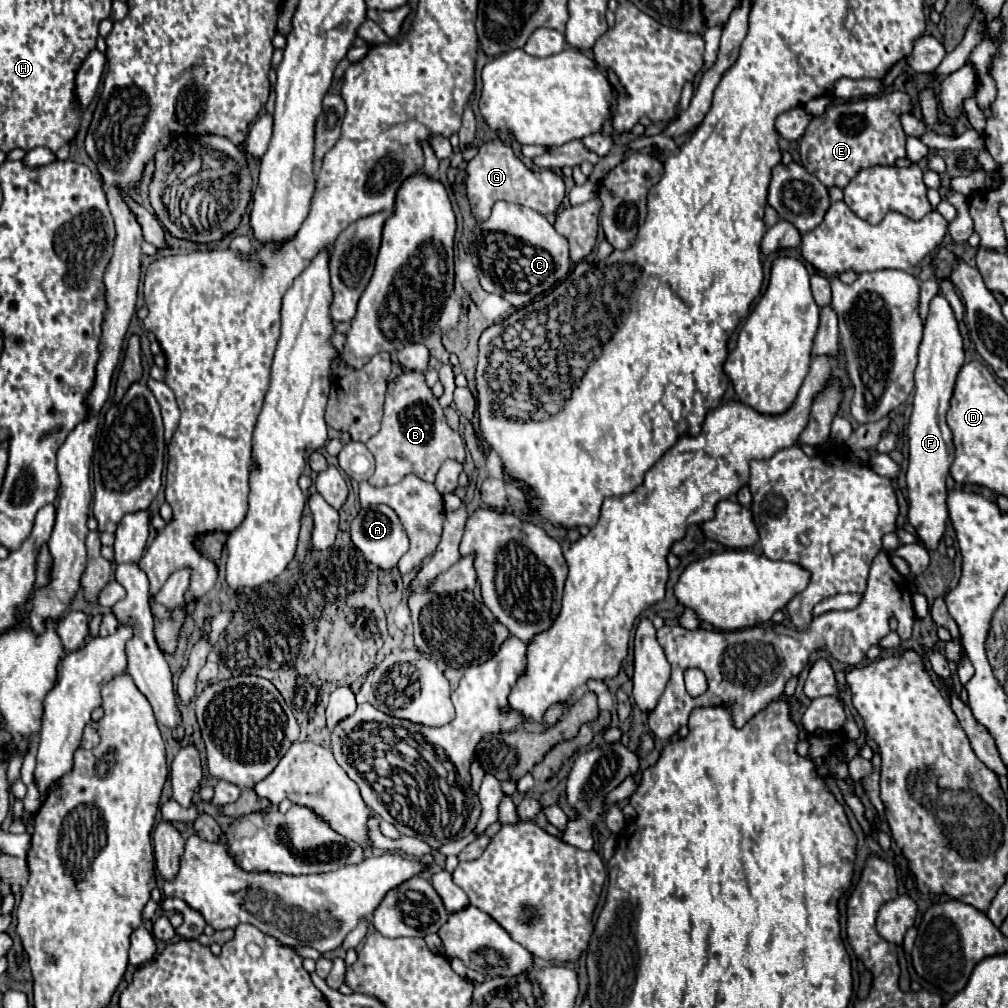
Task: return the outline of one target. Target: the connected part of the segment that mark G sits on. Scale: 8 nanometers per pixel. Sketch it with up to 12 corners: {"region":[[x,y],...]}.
{"region":[[500,138],[466,166],[476,222],[498,200],[544,216],[562,206],[562,176],[534,172]]}

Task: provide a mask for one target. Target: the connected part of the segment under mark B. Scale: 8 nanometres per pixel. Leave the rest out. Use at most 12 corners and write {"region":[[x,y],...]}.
{"region":[[424,374],[388,384],[382,428],[366,442],[372,486],[410,472],[434,482],[466,460]]}

